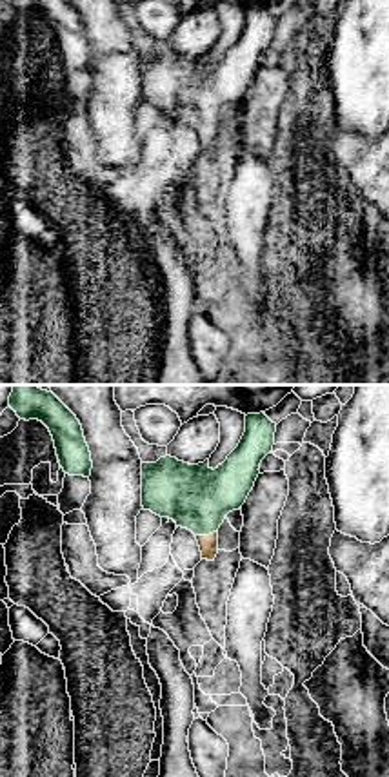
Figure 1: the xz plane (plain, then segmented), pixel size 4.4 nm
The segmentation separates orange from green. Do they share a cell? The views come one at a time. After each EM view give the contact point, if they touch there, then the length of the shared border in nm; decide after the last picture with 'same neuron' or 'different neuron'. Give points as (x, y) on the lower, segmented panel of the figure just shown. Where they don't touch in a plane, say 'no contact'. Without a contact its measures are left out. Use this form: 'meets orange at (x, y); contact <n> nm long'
meets orange at (206, 536); contact 110 nm long

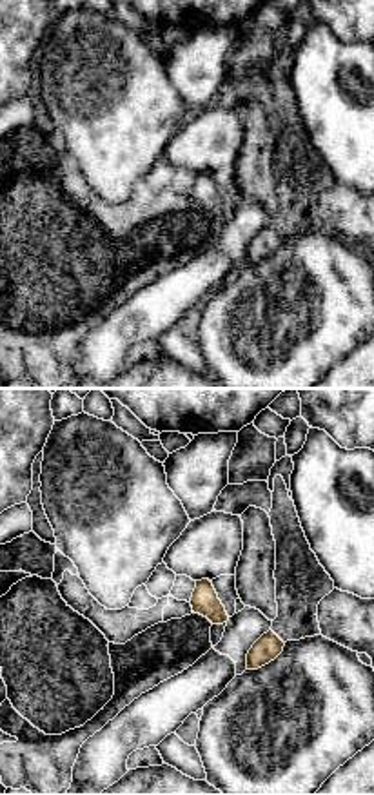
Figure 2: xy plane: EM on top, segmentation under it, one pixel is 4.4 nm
no contact

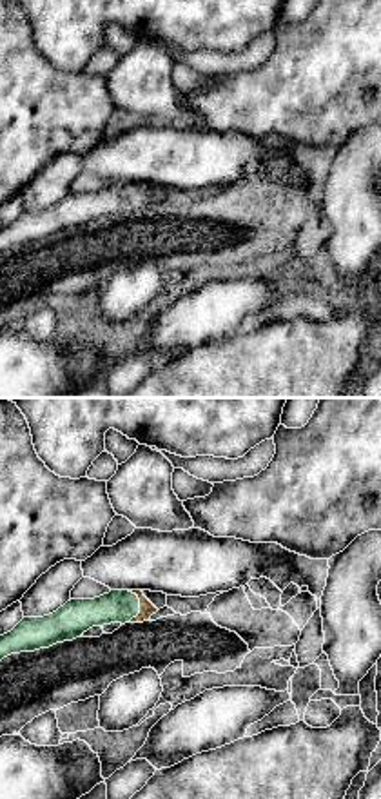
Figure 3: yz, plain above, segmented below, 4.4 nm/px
meets orange at (140, 607); contact 140 nm long

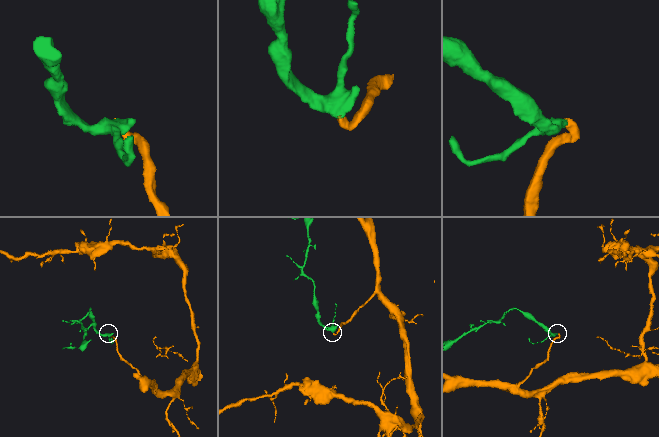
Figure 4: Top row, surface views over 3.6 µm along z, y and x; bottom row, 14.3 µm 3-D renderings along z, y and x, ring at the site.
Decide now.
same neuron

